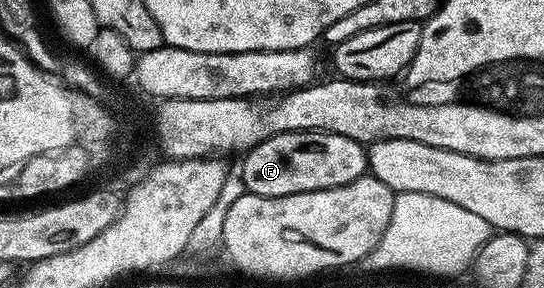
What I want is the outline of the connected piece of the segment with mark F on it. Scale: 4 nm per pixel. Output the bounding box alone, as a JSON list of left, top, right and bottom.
[238,131,368,197]

